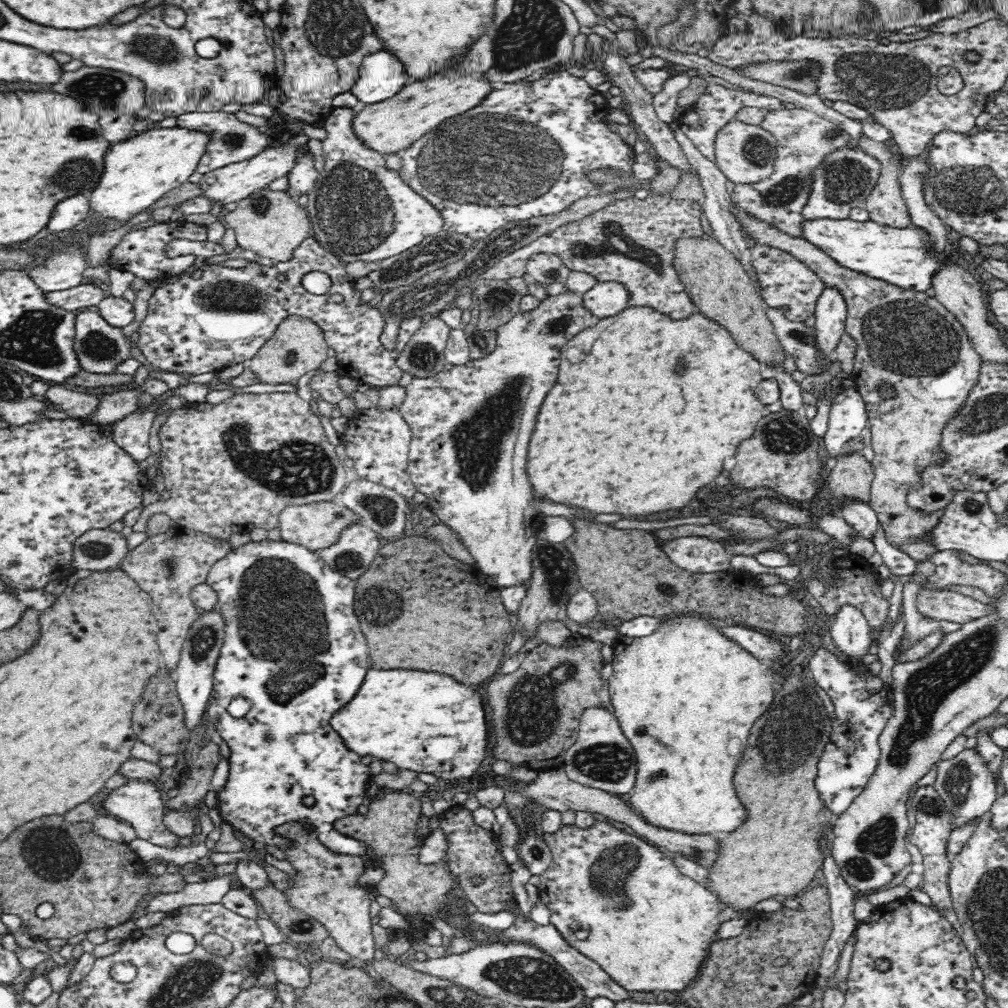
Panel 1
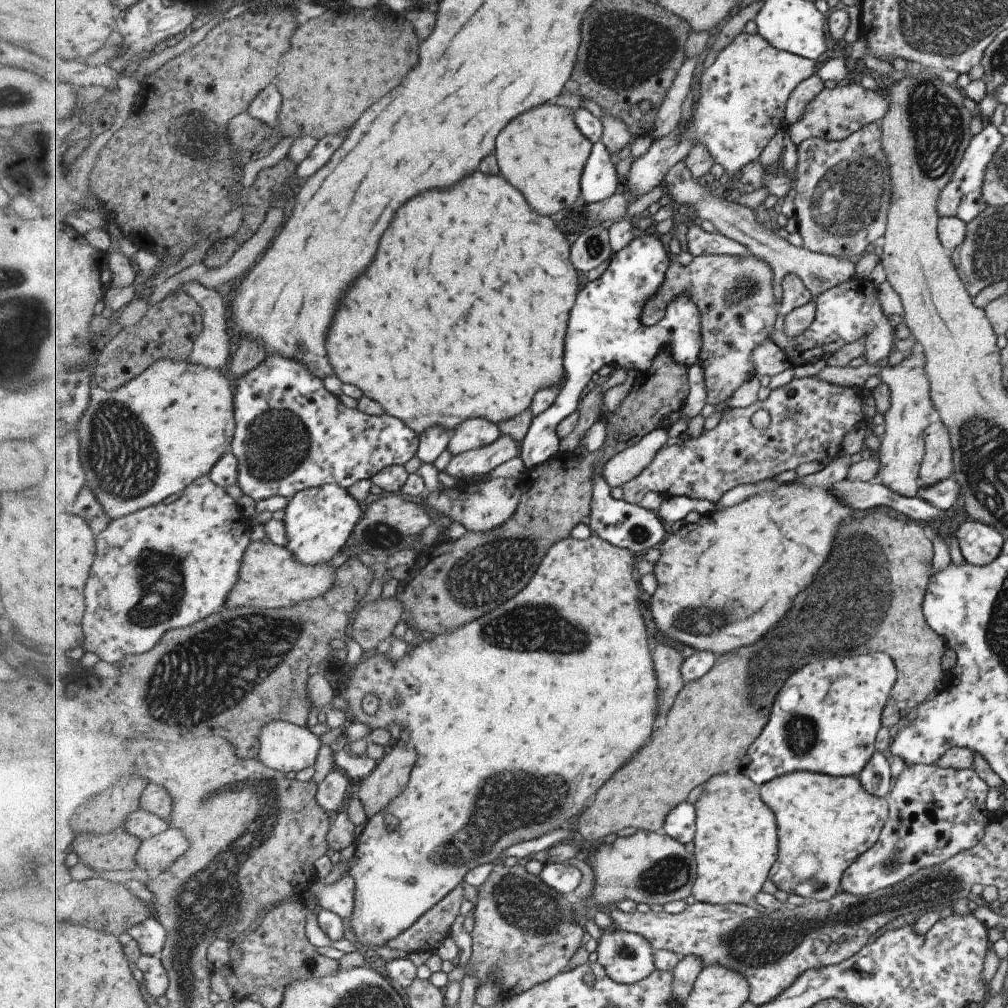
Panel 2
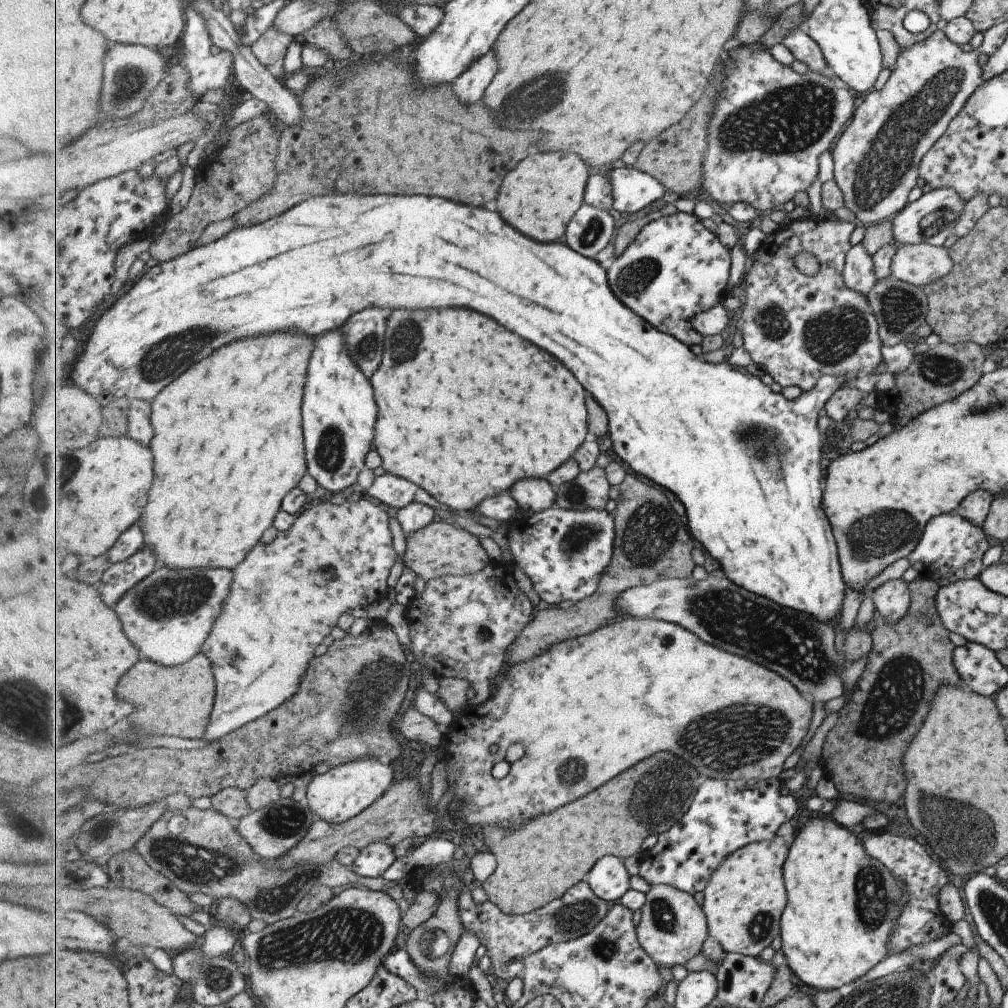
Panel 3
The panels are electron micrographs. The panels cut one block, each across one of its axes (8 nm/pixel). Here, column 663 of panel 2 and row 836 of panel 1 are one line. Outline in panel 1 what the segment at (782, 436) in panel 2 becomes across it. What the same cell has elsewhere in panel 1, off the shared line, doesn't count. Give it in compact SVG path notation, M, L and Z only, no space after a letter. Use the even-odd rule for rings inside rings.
M463 805L453 806L441 814L439 828L444 831L450 843L446 853L448 868L456 877L459 890L465 898L470 900L480 912L488 914L500 910L517 912L511 885L511 866L505 863L496 835L474 824L470 810L466 810ZM474 878L477 878L477 881L474 881Z

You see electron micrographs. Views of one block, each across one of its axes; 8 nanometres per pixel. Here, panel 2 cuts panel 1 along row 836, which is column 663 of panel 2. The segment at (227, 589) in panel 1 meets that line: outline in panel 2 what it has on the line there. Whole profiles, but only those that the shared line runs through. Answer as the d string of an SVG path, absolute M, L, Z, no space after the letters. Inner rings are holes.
M653 227L637 234L630 246L614 254L608 268L597 280L587 281L581 288L581 295L573 306L569 336L564 343L568 378L555 404L545 414L534 418L525 442L521 443L519 458L525 468L539 467L552 457L559 457L561 439L557 428L565 418L580 412L581 394L593 380L593 374L597 374L603 366L647 371L652 369L657 354L663 350L671 350L673 360L679 364L690 367L700 363L704 315L689 294L680 294L680 297L671 300L659 324L645 326L641 322L643 306L661 290L672 263L668 249L663 248Z

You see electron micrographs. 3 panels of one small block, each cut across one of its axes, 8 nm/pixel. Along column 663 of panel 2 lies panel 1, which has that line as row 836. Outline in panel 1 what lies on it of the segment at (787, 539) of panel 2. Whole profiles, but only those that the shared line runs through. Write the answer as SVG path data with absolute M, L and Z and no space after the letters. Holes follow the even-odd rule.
M596 820L587 829L564 827L556 834L544 833L543 838L553 854L553 862L540 876L538 887L540 900L550 908L549 922L570 947L597 962L630 992L653 992L659 996L685 992L701 976L714 944L720 940L720 926L742 914L684 875L671 855L605 821Z

